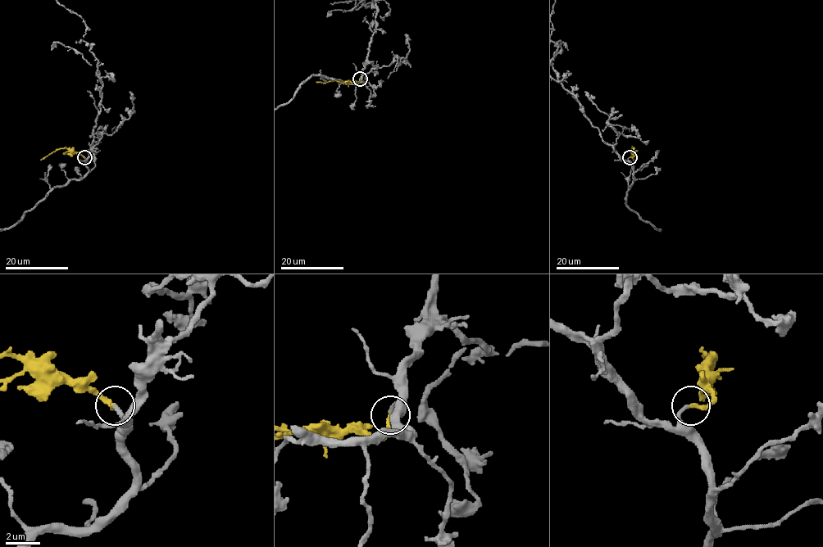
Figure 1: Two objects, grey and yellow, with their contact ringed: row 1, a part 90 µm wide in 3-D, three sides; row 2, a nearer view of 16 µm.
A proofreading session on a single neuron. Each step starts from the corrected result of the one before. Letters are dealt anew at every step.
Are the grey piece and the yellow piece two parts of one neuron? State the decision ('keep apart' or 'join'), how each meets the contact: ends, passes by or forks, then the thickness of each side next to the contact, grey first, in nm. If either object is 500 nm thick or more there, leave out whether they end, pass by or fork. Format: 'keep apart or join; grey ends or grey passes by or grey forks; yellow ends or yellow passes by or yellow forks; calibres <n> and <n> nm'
join; grey ends; yellow ends; calibres 240 and 240 nm

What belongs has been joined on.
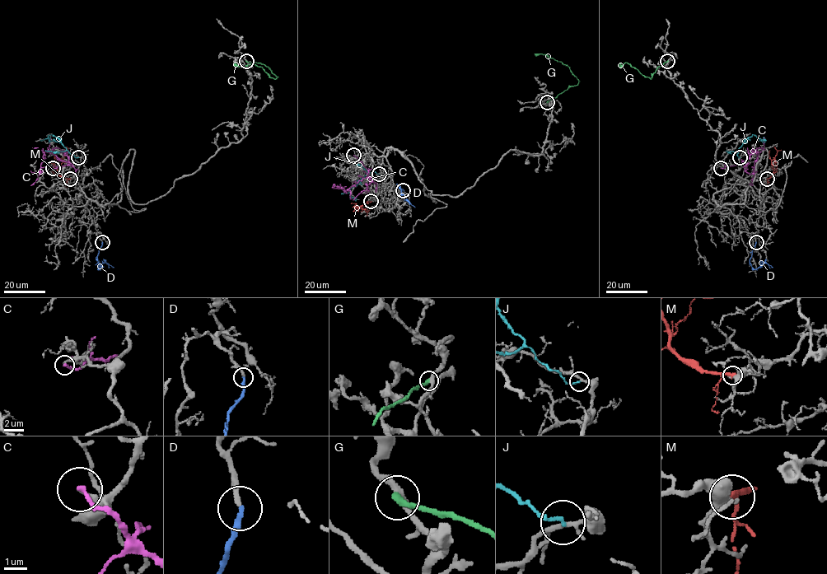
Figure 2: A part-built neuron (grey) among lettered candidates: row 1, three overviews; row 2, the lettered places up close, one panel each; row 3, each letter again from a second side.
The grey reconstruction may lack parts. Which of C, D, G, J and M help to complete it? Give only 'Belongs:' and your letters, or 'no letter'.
Belongs: D

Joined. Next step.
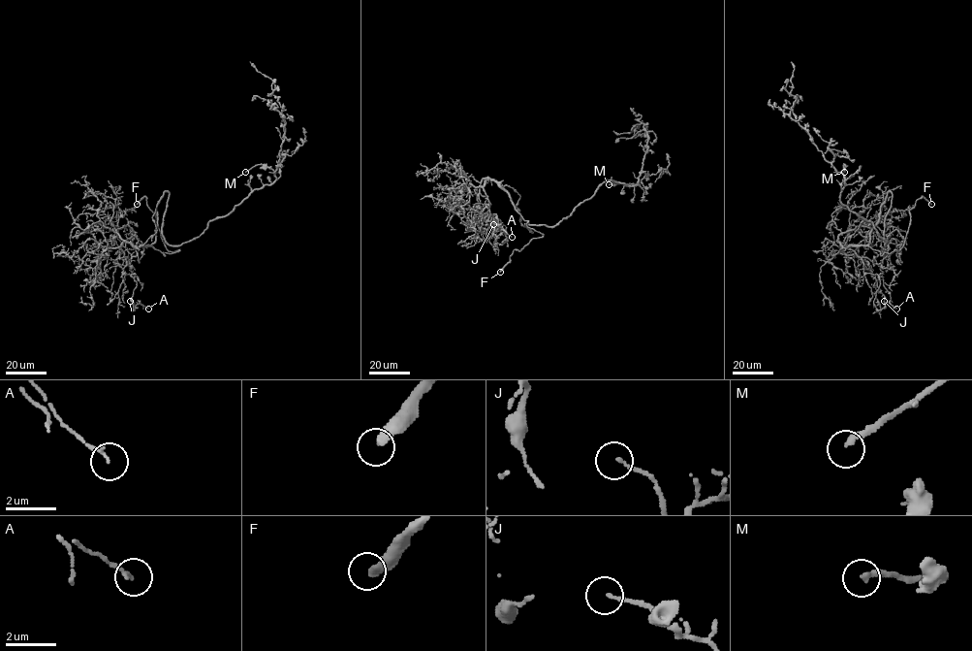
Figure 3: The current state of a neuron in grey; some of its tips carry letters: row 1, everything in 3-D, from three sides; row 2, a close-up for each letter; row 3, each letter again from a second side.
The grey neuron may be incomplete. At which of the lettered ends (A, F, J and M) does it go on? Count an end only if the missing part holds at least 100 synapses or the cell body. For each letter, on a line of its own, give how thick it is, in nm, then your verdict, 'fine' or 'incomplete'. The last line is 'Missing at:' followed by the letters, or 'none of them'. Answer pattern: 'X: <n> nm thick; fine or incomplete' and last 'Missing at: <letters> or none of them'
A: 110 nm thick; fine
F: 320 nm thick; incomplete
J: 120 nm thick; fine
M: 240 nm thick; fine
Missing at: F

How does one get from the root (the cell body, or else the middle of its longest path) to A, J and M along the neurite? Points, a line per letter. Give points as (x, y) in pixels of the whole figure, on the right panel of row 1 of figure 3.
A: (885, 245), (890, 191), (869, 243), (839, 243), (862, 258), (864, 273), (878, 275), (875, 307), (896, 309)
J: (885, 245), (890, 191), (868, 244), (839, 243), (862, 258), (864, 273), (878, 275), (878, 309), (884, 301)
M: (885, 245), (886, 242), (872, 223), (840, 201), (845, 185), (841, 171), (844, 164), (844, 172)

